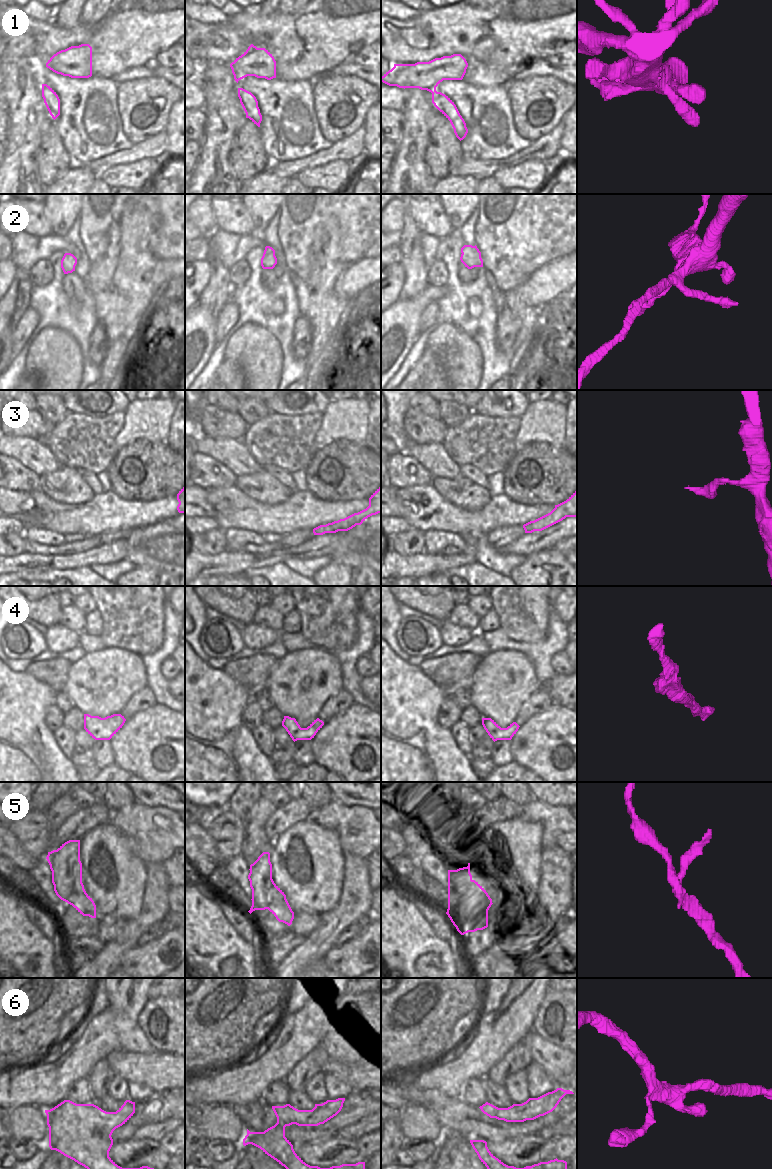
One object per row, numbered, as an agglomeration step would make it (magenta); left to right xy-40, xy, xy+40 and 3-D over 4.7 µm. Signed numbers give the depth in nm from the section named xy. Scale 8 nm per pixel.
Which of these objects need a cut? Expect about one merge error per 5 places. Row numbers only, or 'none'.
2, 3, 5

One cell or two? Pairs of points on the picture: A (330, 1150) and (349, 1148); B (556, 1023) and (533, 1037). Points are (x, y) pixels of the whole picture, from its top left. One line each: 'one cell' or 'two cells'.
A: one cell
B: two cells

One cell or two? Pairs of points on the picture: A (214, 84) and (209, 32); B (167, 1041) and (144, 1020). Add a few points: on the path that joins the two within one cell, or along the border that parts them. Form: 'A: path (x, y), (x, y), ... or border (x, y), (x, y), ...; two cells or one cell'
A: border (229, 63), (201, 62), (198, 65); two cells
B: path (161, 1040), (149, 1026); one cell

